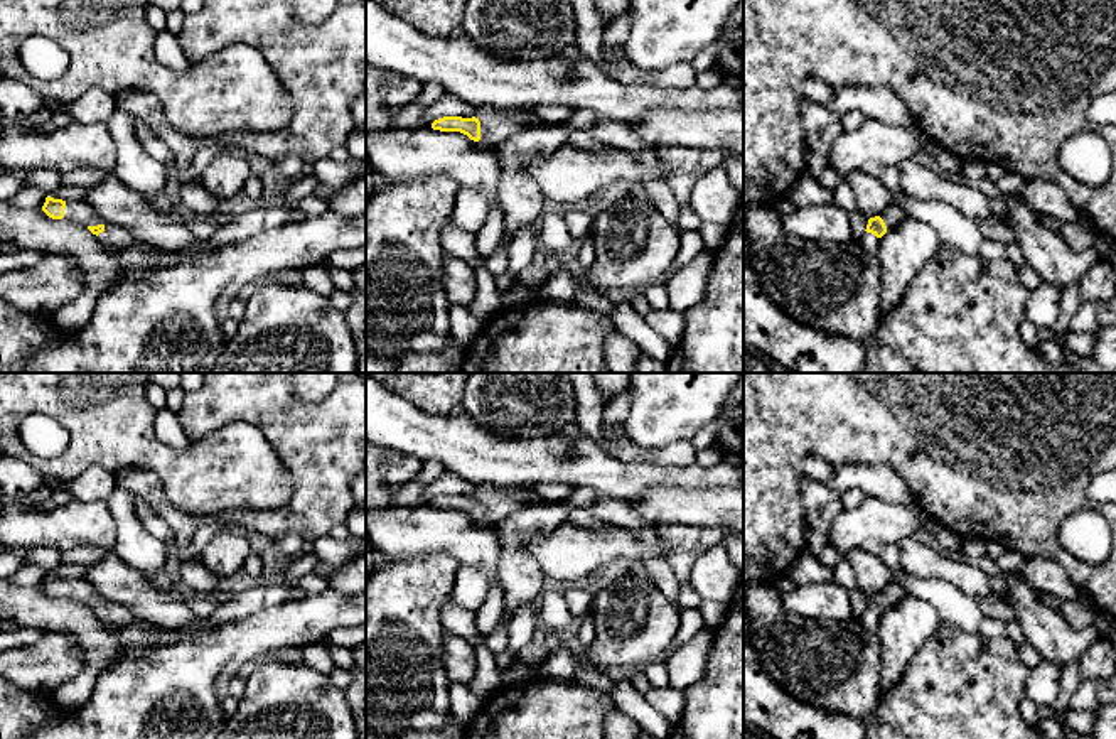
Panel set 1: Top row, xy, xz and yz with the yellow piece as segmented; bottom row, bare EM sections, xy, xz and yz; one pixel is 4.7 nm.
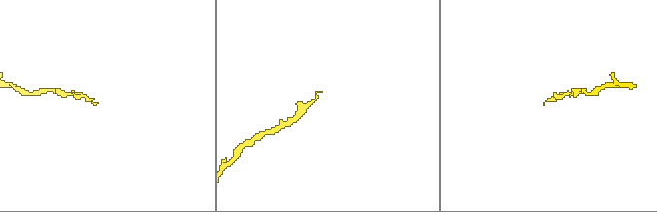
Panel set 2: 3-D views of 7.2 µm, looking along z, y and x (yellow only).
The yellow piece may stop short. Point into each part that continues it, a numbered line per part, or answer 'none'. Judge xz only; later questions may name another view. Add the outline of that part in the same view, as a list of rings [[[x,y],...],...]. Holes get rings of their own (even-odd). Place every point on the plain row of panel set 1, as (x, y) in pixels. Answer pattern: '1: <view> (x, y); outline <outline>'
1: xz (496, 503); outline [[[482,484],[474,493],[480,499],[480,523],[494,525],[523,506],[534,504],[539,496],[531,488],[504,491],[502,488]]]

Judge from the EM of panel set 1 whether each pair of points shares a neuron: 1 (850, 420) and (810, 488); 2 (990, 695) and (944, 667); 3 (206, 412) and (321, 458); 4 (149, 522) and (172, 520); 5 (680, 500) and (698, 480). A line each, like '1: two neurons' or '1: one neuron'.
1: two neurons
2: one neuron
3: one neuron
4: two neurons
5: two neurons

